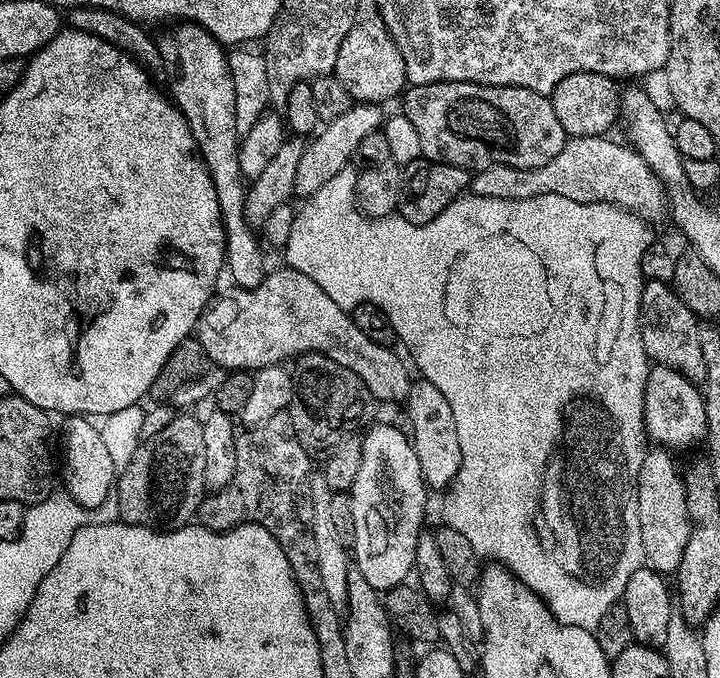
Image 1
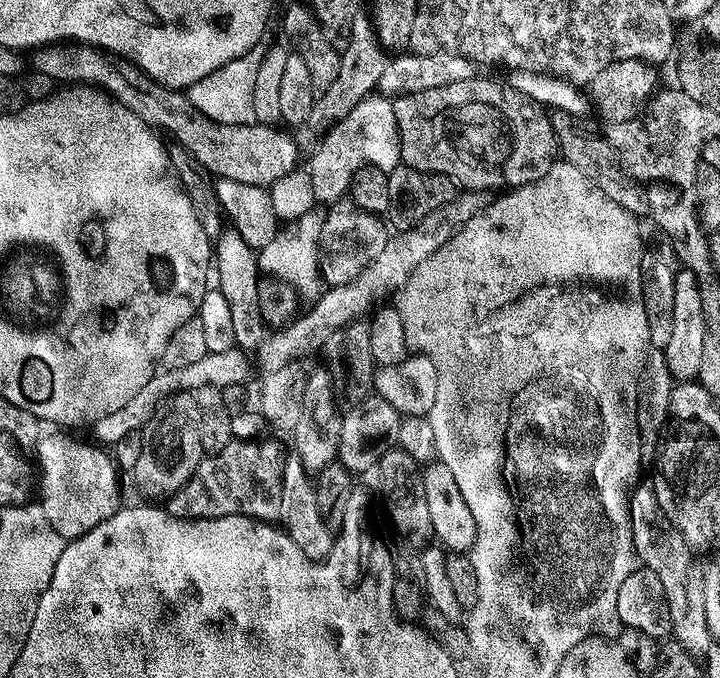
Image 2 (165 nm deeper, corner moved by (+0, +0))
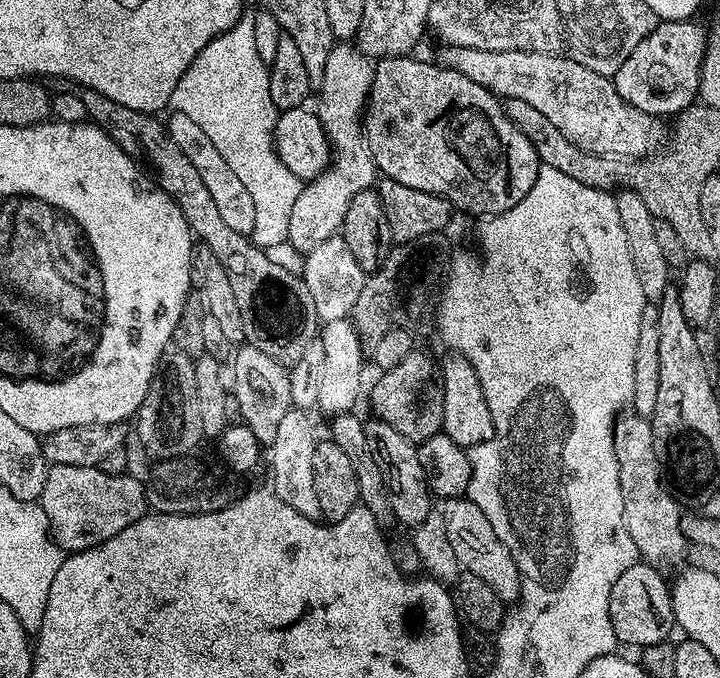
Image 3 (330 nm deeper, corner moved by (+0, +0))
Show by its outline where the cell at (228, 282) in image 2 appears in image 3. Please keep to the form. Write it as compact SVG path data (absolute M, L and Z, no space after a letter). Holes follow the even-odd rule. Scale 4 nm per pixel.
M247 342L235 349L231 368L236 375L234 393L239 405L242 406L244 423L250 430L254 430L254 438L258 438L261 442L270 442L278 431L282 416L292 408L289 369L283 364L274 362L274 358L270 358L270 354L264 353L263 350L258 350L258 346Z

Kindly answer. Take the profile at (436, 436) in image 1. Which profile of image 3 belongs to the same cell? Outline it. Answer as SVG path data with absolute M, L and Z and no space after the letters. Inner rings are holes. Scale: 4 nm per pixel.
M467 498L444 500L442 506L446 537L449 539L451 549L457 554L461 569L478 574L478 578L482 578L482 582L486 582L486 586L490 586L490 590L494 590L494 594L500 597L501 601L519 601L520 571L510 550L506 550L498 534L494 534L490 522L486 522L486 514L482 514L476 503Z

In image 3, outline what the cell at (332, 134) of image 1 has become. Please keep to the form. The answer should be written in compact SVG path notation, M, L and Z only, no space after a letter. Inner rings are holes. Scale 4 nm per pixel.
M441 47L439 63L445 68L452 68L455 72L461 72L470 82L478 82L478 86L487 88L489 92L501 98L522 98L522 102L530 102L534 110L550 118L562 134L574 146L578 146L587 152L593 152L595 156L605 158L644 158L648 152L660 140L661 121L657 117L646 114L634 106L625 102L615 83L609 77L598 74L586 66L582 66L573 60L566 60L562 56L546 54L545 52L523 52L522 50L478 50L477 48Z

